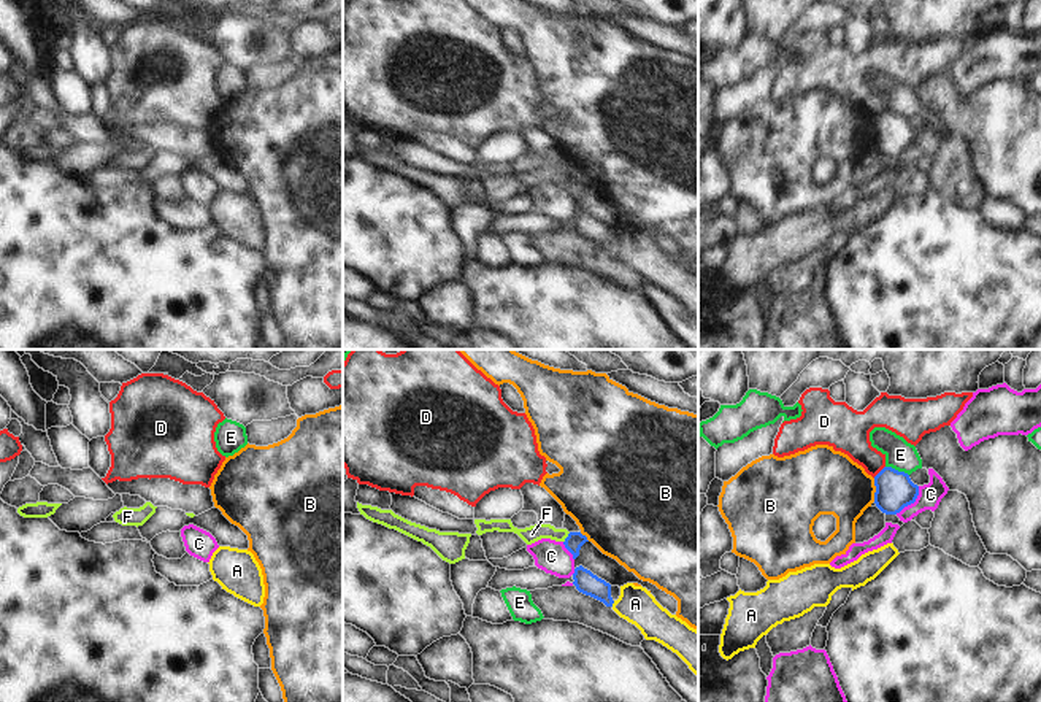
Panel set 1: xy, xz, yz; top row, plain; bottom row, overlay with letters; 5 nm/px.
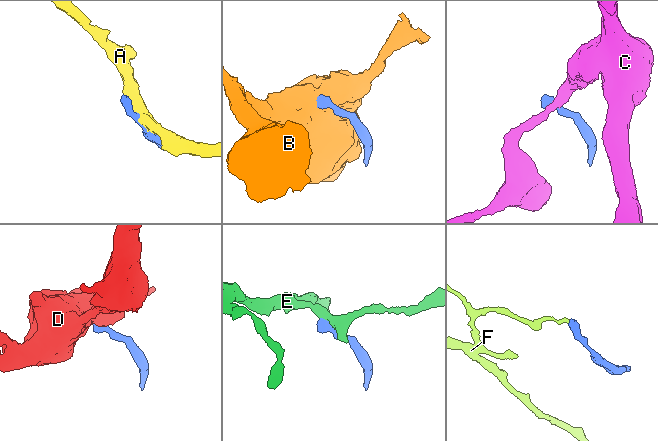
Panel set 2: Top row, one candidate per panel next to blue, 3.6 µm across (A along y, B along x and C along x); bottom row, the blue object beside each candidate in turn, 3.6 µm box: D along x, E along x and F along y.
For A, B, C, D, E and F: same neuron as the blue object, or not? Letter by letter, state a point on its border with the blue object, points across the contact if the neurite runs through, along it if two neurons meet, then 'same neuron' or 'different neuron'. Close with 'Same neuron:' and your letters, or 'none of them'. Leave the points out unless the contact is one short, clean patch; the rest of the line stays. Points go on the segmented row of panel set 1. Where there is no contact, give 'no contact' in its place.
A: contact xz (613, 602); border xz (614, 601), (611, 605); different neuron
B: contact yz (876, 489); border yz (873, 478), (875, 501); different neuron
C: contact yz (911, 502); border yz (919, 486), (918, 497), (895, 513); different neuron
D: contact yz (879, 472); border yz (884, 466), (873, 477); different neuron
E: contact yz (897, 470); border yz (886, 466), (903, 470), (908, 475); different neuron
F: contact xz (567, 537); border xz (570, 532), (564, 542); different neuron
Same neuron: none of them

